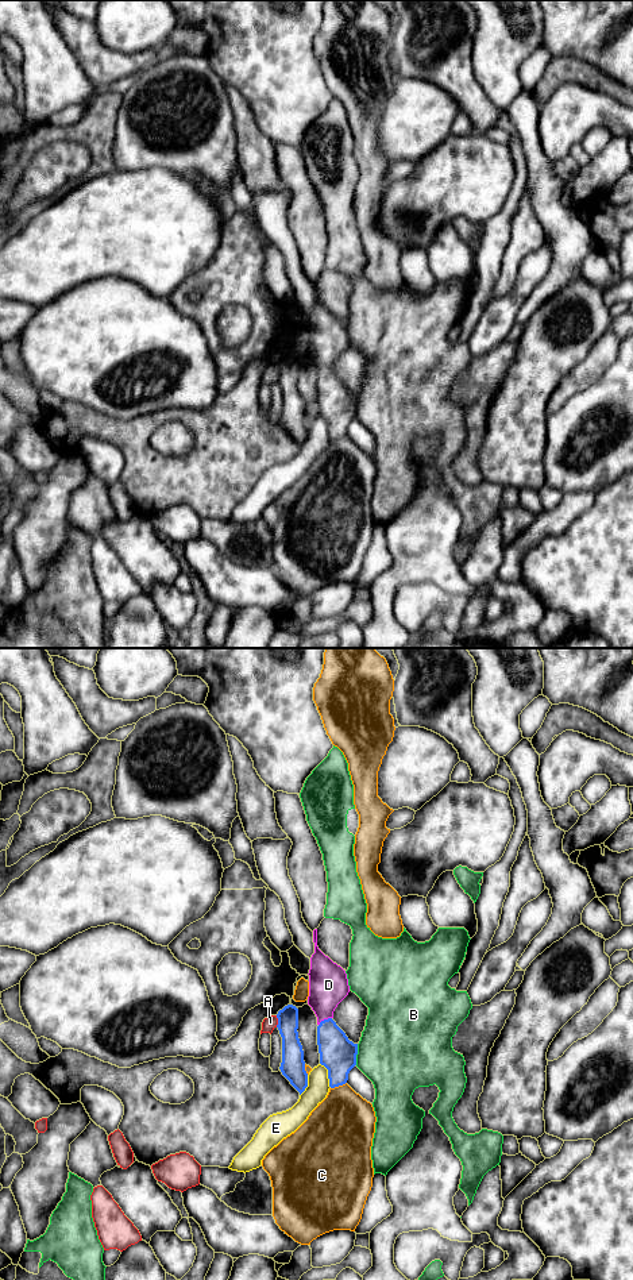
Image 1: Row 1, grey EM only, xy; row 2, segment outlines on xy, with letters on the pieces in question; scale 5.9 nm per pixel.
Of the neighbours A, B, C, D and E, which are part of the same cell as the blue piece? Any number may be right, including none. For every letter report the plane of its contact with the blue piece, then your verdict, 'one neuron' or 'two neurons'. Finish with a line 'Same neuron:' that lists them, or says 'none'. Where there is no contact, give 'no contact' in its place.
A: xy | two neurons
B: xy | two neurons
C: xy | two neurons
D: xy | one neuron
E: xy | two neurons
Same neuron: D

